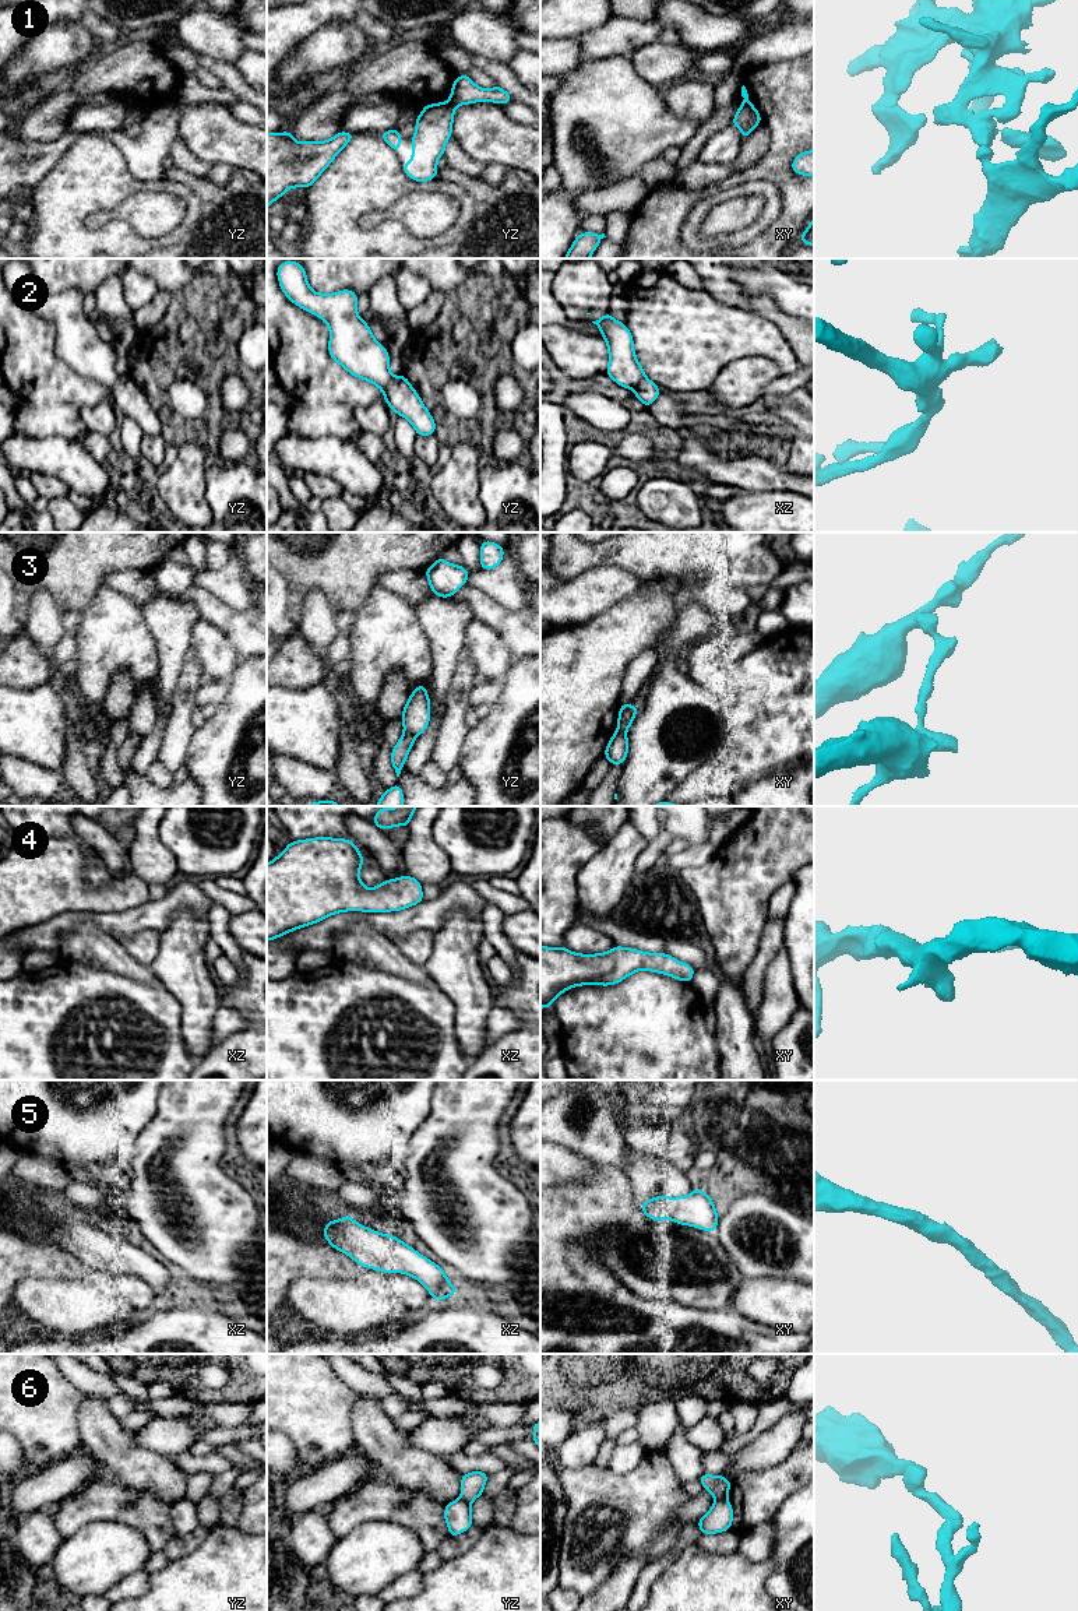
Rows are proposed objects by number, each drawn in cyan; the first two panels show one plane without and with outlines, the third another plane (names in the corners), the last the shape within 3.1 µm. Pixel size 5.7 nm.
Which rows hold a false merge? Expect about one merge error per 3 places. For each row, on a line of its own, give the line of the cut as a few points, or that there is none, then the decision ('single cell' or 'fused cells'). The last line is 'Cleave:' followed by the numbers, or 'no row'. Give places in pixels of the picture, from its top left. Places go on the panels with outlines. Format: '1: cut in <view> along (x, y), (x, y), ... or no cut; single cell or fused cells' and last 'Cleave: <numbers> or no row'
1: cut in yz along (450, 99), (455, 106); fused cells
2: cut in yz along (394, 376), (384, 400); fused cells
3: cut in yz along (404, 731), (415, 735); fused cells
4: no cut; single cell
5: no cut; single cell
6: cut in xy along (726, 1497), (715, 1501); fused cells
Cleave: 1, 2, 3, 6

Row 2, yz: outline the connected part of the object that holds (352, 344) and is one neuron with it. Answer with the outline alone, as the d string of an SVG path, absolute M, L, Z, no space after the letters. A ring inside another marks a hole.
M283 261L276 277L281 291L300 309L324 320L330 328L328 352L346 372L377 386L387 398L392 380L390 355L374 338L369 324L357 314L357 293L342 289L334 293L314 292L304 267Z

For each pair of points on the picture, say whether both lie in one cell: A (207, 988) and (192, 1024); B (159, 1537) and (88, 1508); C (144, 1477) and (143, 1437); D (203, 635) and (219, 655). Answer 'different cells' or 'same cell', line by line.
A: same cell
B: same cell
C: different cells
D: same cell

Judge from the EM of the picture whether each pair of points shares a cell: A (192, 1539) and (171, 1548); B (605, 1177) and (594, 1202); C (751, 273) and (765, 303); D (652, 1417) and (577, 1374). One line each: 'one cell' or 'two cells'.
A: one cell
B: one cell
C: two cells
D: two cells

